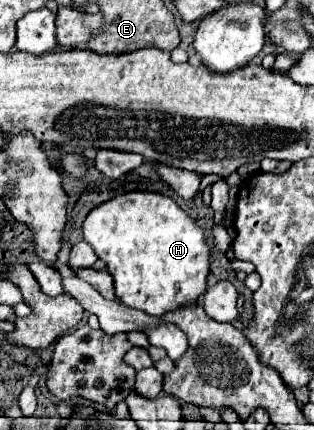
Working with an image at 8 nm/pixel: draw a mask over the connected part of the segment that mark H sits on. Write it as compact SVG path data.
M125 192L125 194L119 194L115 196L113 200L109 202L103 202L101 206L97 206L95 210L89 212L89 216L85 218L83 222L83 234L85 234L85 240L93 246L95 254L107 262L107 270L109 274L113 276L113 282L115 282L115 294L117 294L117 300L129 308L139 308L143 310L145 314L151 314L151 316L157 316L161 318L163 314L167 314L168 311L173 311L181 306L189 306L189 304L197 304L199 298L205 294L207 290L207 276L209 276L209 268L211 268L211 248L207 244L207 238L203 234L203 230L175 204L173 198L165 196L165 194L157 194L157 192Z

